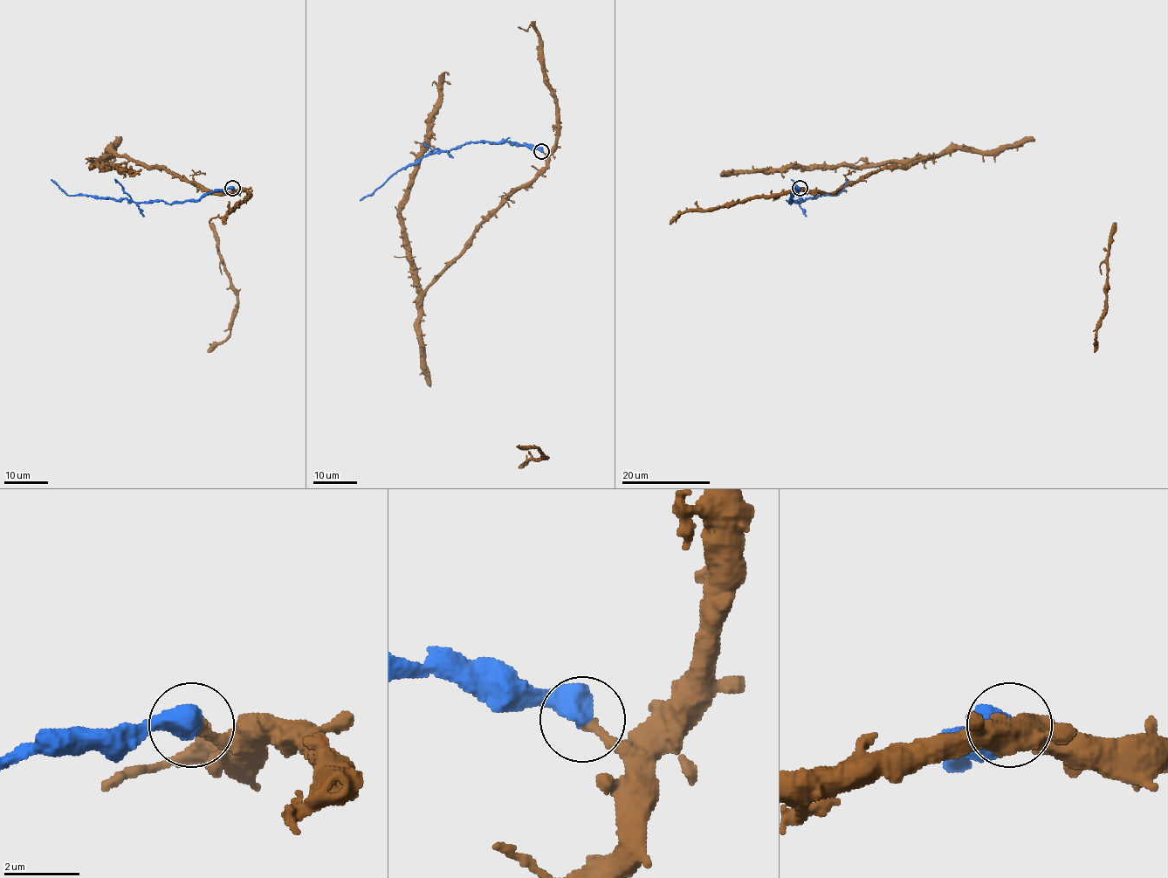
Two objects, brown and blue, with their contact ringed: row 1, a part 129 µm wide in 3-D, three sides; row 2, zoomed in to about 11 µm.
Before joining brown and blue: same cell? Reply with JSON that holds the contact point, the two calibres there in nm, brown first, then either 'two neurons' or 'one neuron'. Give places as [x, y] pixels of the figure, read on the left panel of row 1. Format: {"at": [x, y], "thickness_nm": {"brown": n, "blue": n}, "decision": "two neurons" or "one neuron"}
{"at": [232, 188], "thickness_nm": {"brown": 240, "blue": 650}, "decision": "two neurons"}

